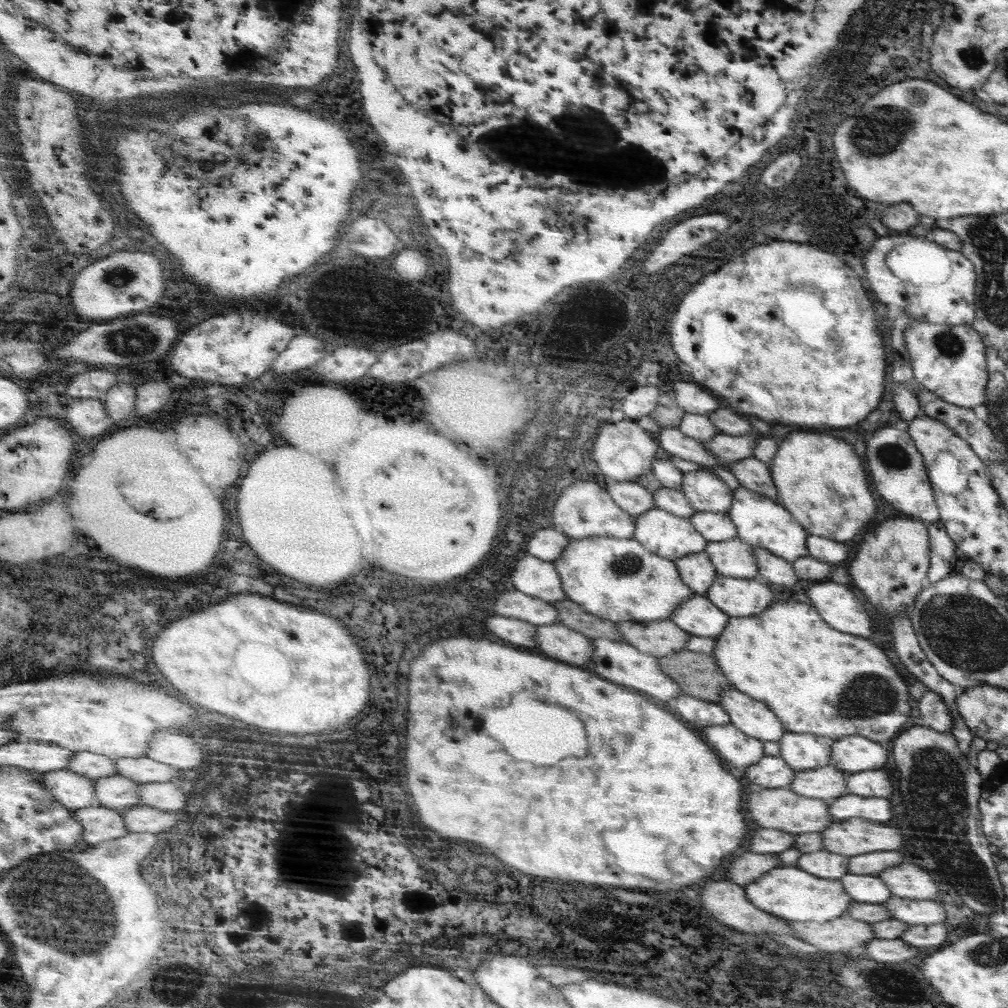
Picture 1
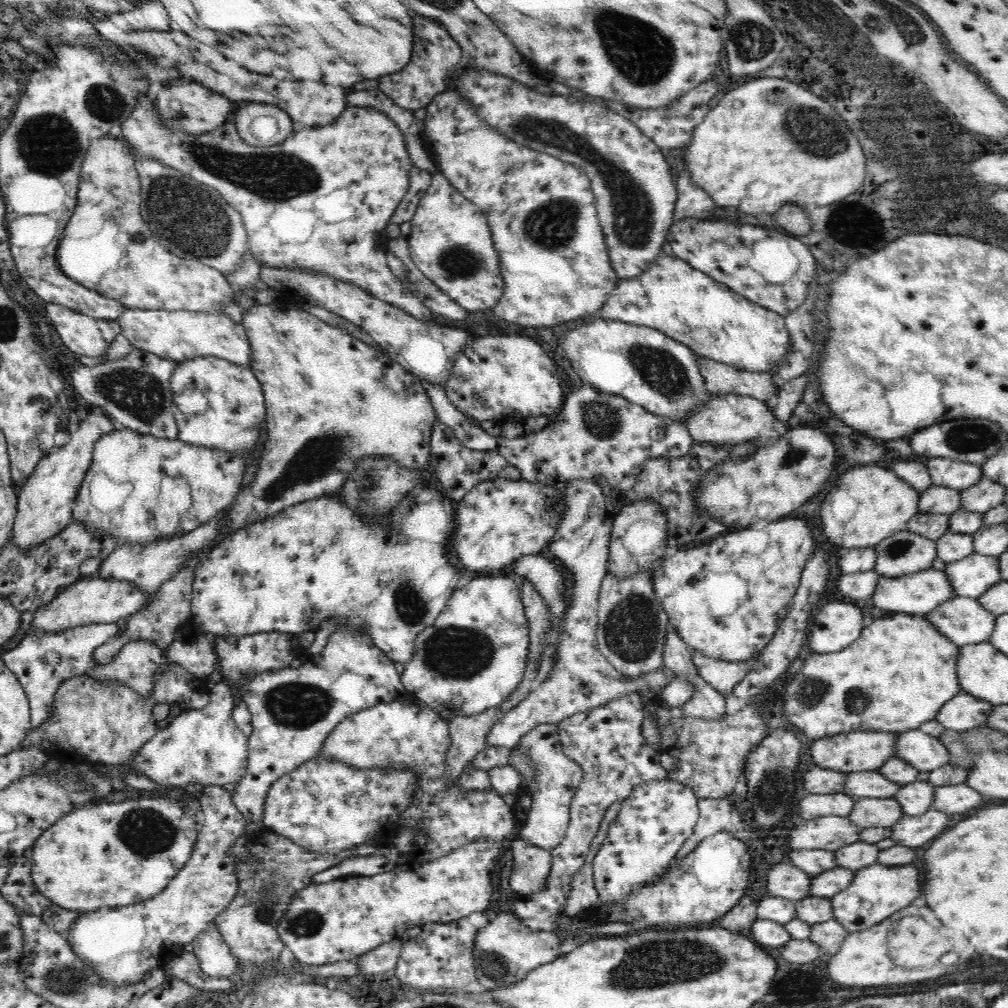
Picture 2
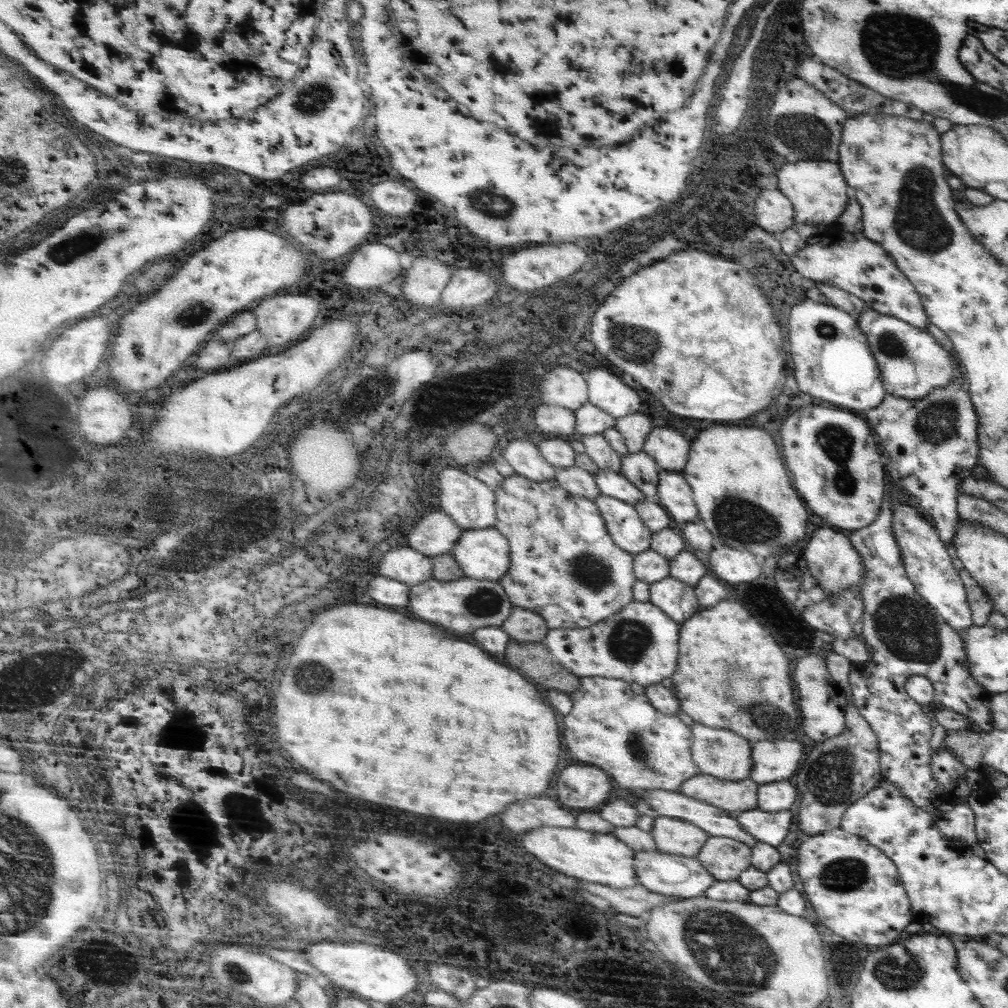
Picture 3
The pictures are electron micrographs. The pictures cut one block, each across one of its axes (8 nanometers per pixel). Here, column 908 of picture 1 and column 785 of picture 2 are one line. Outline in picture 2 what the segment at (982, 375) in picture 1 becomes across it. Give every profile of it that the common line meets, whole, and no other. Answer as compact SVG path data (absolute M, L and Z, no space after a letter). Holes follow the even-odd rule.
M666 254L658 256L652 264L648 264L648 270L642 272L640 276L620 280L616 290L608 296L608 302L604 302L598 316L602 316L604 320L620 320L626 324L640 324L660 330L668 334L672 340L678 340L688 348L692 348L692 352L698 356L750 372L768 372L768 374L776 372L784 356L788 356L792 344L784 316L770 312L768 308L754 304L752 300L746 300L744 296L738 296L726 284L720 284L714 278L706 276L704 272L692 268L688 262L680 258L670 258Z

